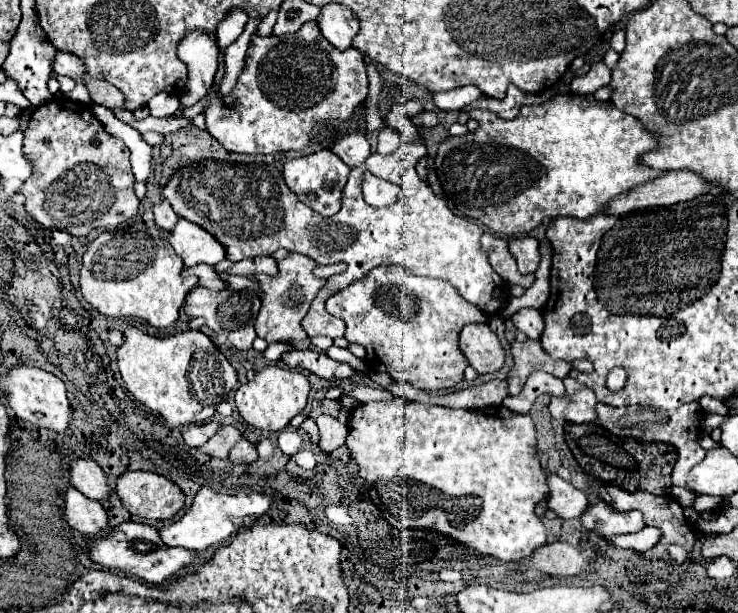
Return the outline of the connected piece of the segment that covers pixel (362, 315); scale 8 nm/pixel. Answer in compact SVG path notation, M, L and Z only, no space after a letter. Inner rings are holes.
M397 265L375 267L365 279L337 291L327 299L327 311L347 323L345 337L351 343L365 347L369 367L379 367L375 371L389 373L423 391L449 389L461 383L467 359L459 349L459 331L465 323L487 321L487 315L461 299L447 281L417 277Z

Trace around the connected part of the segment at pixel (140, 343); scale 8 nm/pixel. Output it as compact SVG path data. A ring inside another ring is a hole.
M127 327L123 339L123 345L117 349L117 361L127 389L135 395L137 401L157 411L171 427L207 421L215 413L215 405L225 401L237 383L237 371L203 331L183 331L171 337L151 337L137 327Z

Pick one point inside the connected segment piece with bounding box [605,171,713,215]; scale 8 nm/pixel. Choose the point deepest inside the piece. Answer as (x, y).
(676, 186)

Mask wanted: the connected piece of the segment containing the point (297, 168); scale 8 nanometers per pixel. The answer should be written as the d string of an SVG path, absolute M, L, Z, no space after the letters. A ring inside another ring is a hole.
M321 149L317 153L307 155L307 157L291 159L291 161L285 163L285 169L283 169L283 177L285 177L287 187L303 203L307 203L313 211L317 211L317 213L321 213L325 217L331 217L331 215L335 215L339 211L339 207L341 207L341 189L347 183L349 173L351 173L351 169L331 149ZM309 191L315 191L317 193L317 199L315 201L307 199L307 193Z

